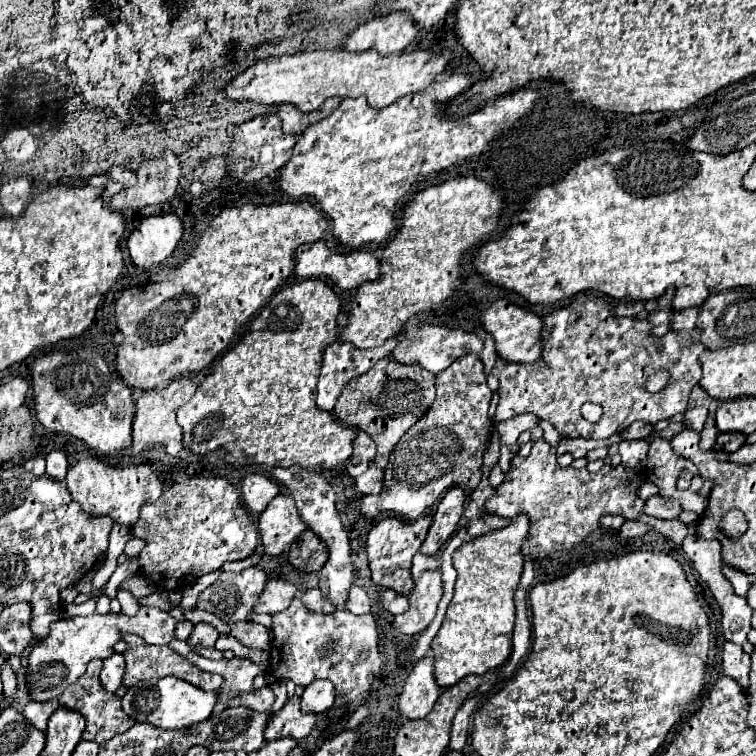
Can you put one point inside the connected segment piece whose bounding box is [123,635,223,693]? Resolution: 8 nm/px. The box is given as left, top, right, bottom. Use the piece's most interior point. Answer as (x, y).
(144, 661)

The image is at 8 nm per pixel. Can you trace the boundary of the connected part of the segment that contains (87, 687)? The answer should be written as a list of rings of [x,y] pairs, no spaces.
[[[95,659],[87,665],[87,671],[83,673],[83,677],[79,677],[79,681],[75,681],[73,685],[67,687],[67,693],[63,693],[63,697],[59,697],[59,703],[63,707],[71,707],[79,713],[85,715],[87,719],[87,727],[83,731],[83,739],[87,741],[95,741],[95,743],[103,743],[109,741],[113,735],[127,731],[135,721],[131,717],[127,717],[123,713],[121,707],[121,699],[114,693],[109,693],[103,689],[101,681],[99,681],[99,673],[101,673],[101,661]]]

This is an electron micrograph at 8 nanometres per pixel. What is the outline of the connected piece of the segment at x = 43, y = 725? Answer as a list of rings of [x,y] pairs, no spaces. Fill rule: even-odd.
[[[29,701],[23,709],[23,715],[41,731],[47,729],[47,719],[51,717],[51,713],[55,711],[57,703],[55,701],[47,701],[47,703],[37,703],[37,701]]]

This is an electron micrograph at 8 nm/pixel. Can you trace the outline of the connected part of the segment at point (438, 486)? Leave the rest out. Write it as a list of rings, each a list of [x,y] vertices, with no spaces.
[[[463,357],[463,361],[455,361],[455,365],[449,365],[443,373],[437,375],[437,397],[429,411],[401,437],[401,441],[395,445],[393,453],[389,455],[389,463],[385,467],[385,489],[379,495],[365,497],[361,513],[365,517],[373,517],[381,511],[395,511],[403,515],[405,519],[413,521],[425,513],[427,507],[431,507],[435,501],[443,497],[449,487],[467,487],[475,489],[481,479],[481,467],[483,467],[483,451],[485,443],[491,435],[491,425],[487,417],[489,401],[491,401],[491,389],[487,387],[487,375],[483,371],[483,363],[479,357]]]

